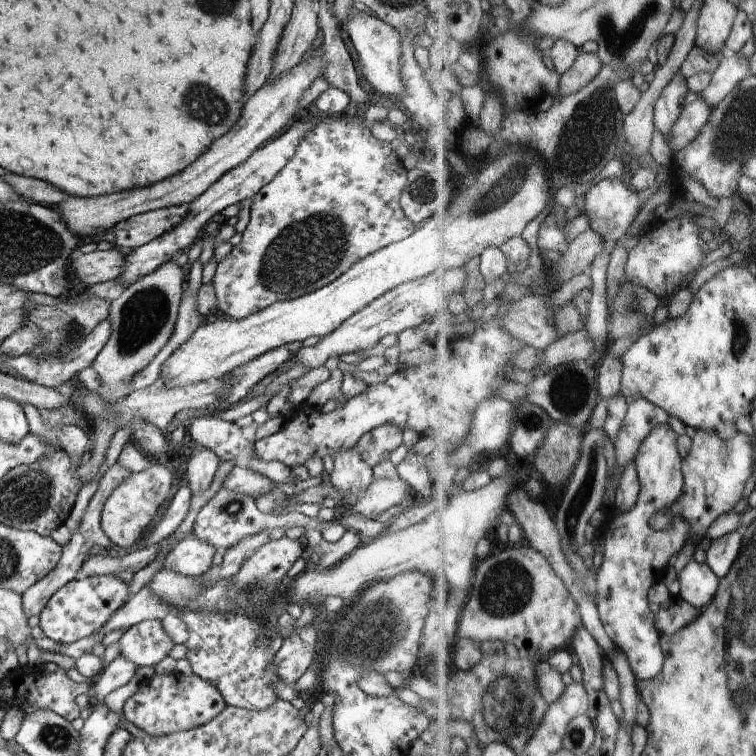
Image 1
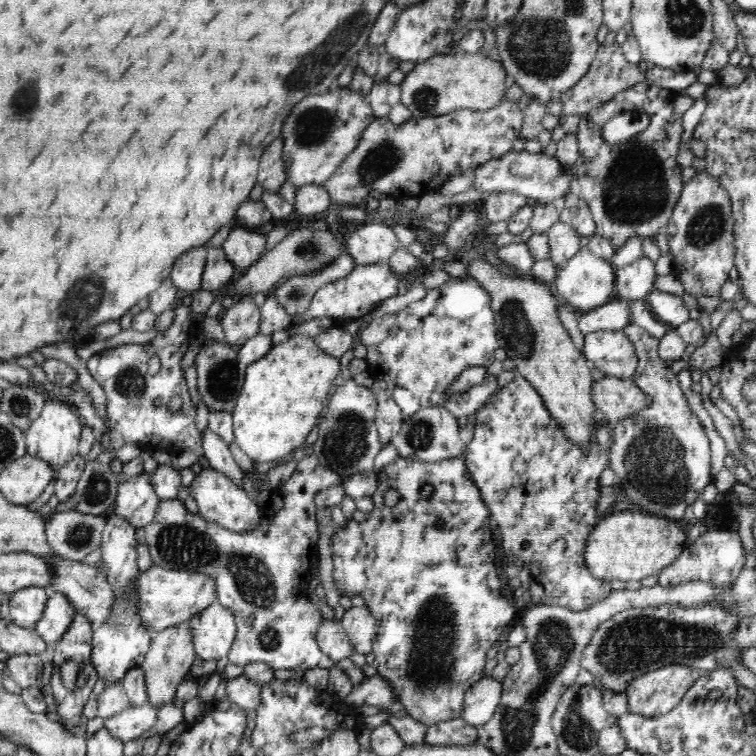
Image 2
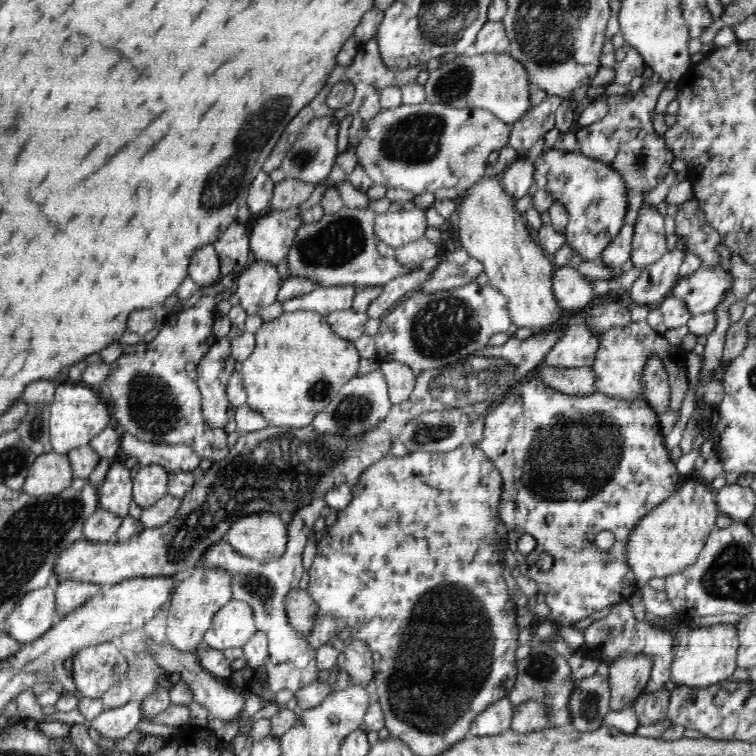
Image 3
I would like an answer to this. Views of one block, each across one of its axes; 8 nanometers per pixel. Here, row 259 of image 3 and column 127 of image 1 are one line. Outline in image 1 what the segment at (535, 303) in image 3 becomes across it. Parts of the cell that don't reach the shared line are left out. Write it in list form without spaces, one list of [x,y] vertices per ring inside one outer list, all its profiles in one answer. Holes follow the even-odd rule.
[[[162,459],[156,460],[142,472],[131,471],[130,476],[126,476],[110,493],[102,508],[101,528],[111,544],[124,549],[139,545],[144,530],[168,498],[171,488],[172,473]]]

